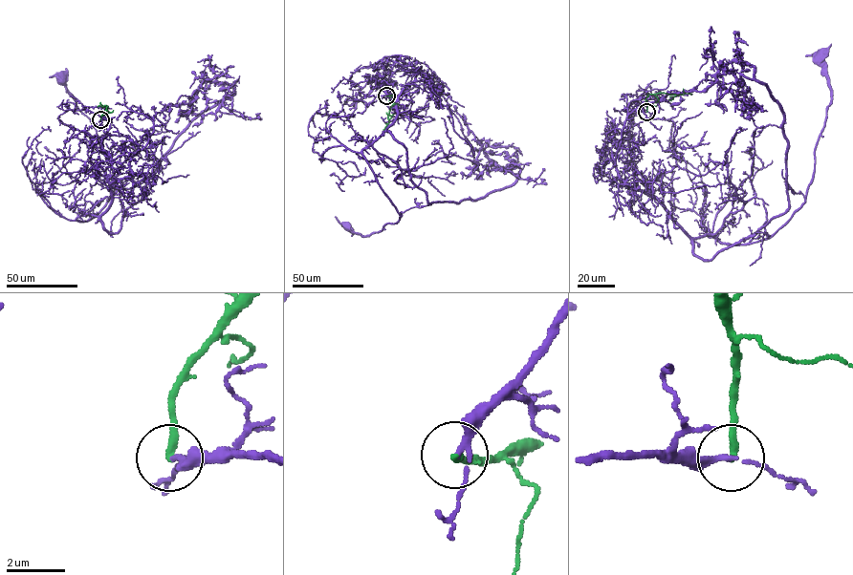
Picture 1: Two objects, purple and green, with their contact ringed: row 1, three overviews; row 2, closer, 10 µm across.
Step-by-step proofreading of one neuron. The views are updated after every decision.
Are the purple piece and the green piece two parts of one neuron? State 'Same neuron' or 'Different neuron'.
Same neuron

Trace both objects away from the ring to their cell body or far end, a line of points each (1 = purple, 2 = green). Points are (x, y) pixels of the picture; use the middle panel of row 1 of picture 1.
1: (386, 95), (395, 82), (376, 87), (394, 99), (396, 117), (363, 157), (401, 216), (364, 236), (346, 225)
2: (386, 95), (391, 95), (393, 99), (387, 116), (389, 122), (383, 130)

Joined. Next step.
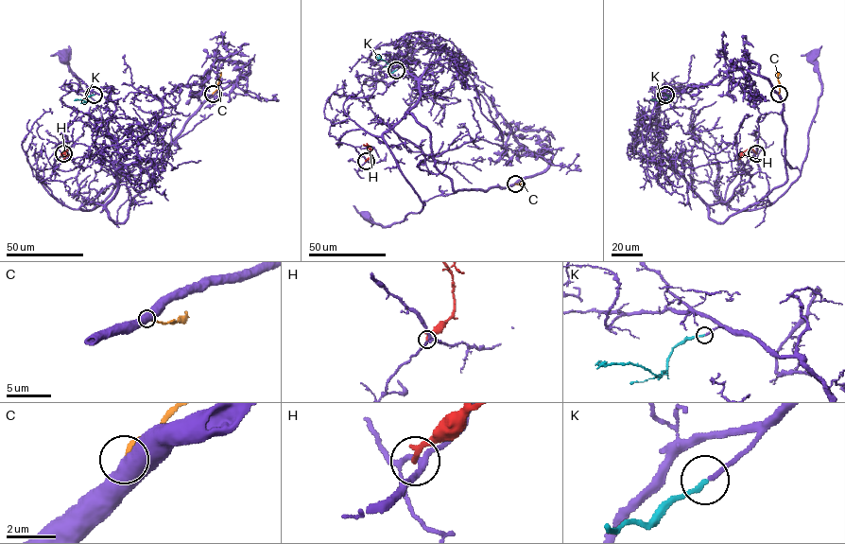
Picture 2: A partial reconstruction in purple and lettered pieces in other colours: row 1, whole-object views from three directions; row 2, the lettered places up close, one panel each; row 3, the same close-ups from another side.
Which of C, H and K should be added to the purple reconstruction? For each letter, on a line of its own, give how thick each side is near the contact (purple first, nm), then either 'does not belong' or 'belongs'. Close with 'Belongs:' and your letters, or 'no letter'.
C: 700/220 nm | does not belong
H: 220/200 nm | does not belong
K: 180/180 nm | belongs
Belongs: K

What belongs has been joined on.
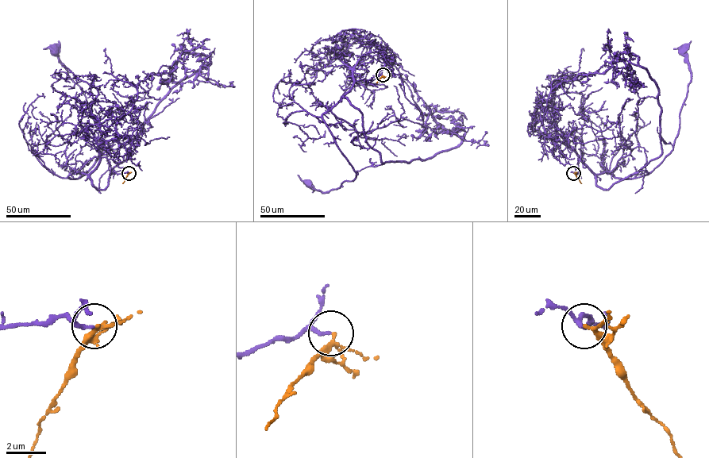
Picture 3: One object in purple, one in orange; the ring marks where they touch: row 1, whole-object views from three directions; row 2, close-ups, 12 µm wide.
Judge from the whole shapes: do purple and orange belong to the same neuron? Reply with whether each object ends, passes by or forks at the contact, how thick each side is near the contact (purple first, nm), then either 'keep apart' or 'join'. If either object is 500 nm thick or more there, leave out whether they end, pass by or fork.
purple ends there; orange forks there; 180 nm thick on the purple side, 130 nm on the other; join

